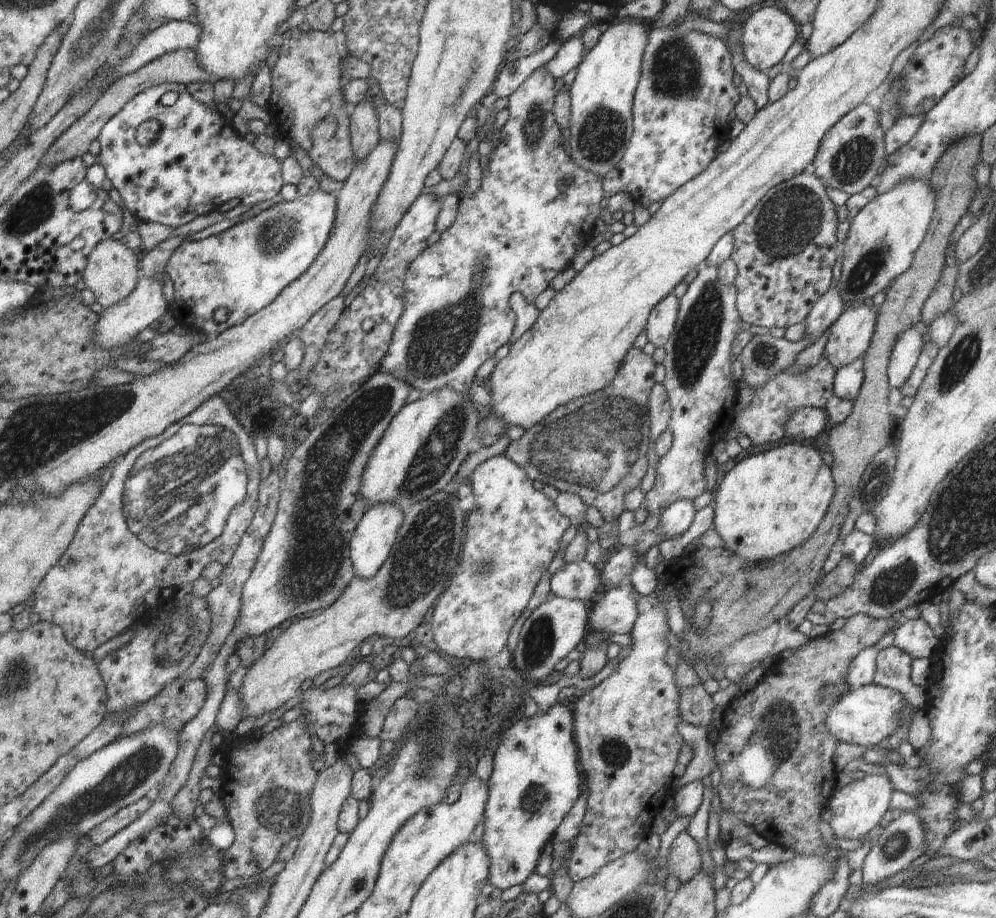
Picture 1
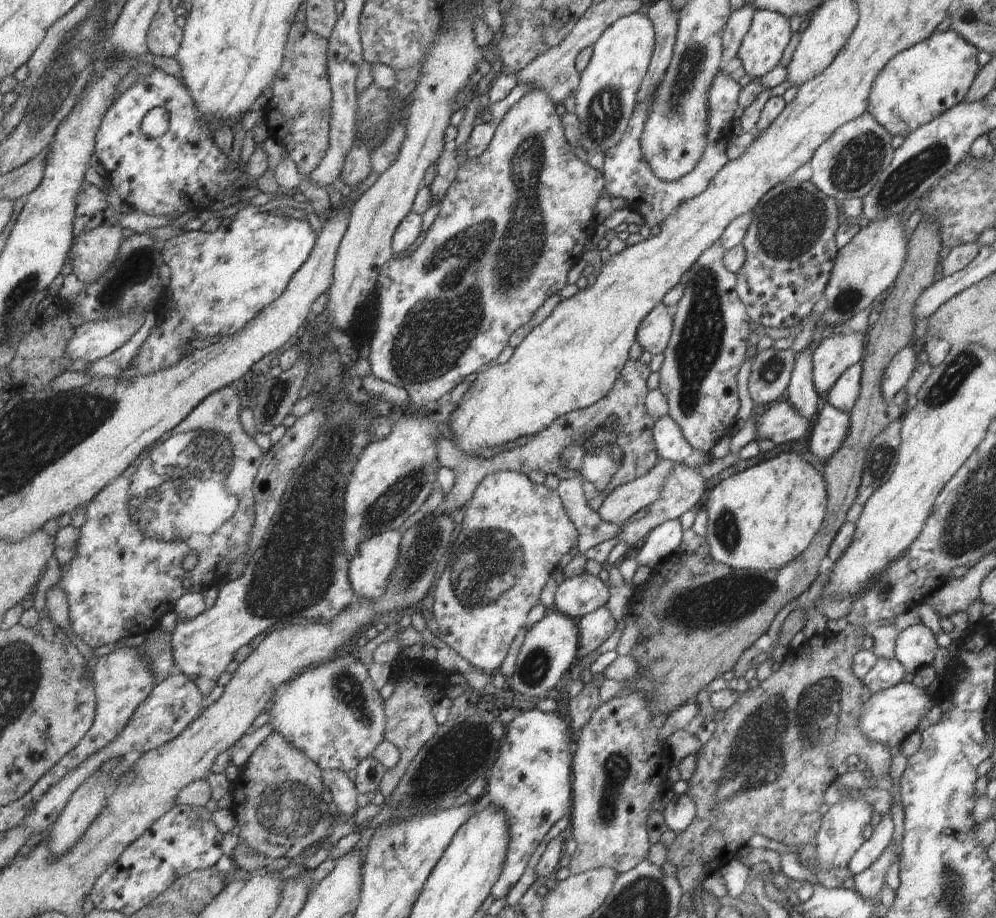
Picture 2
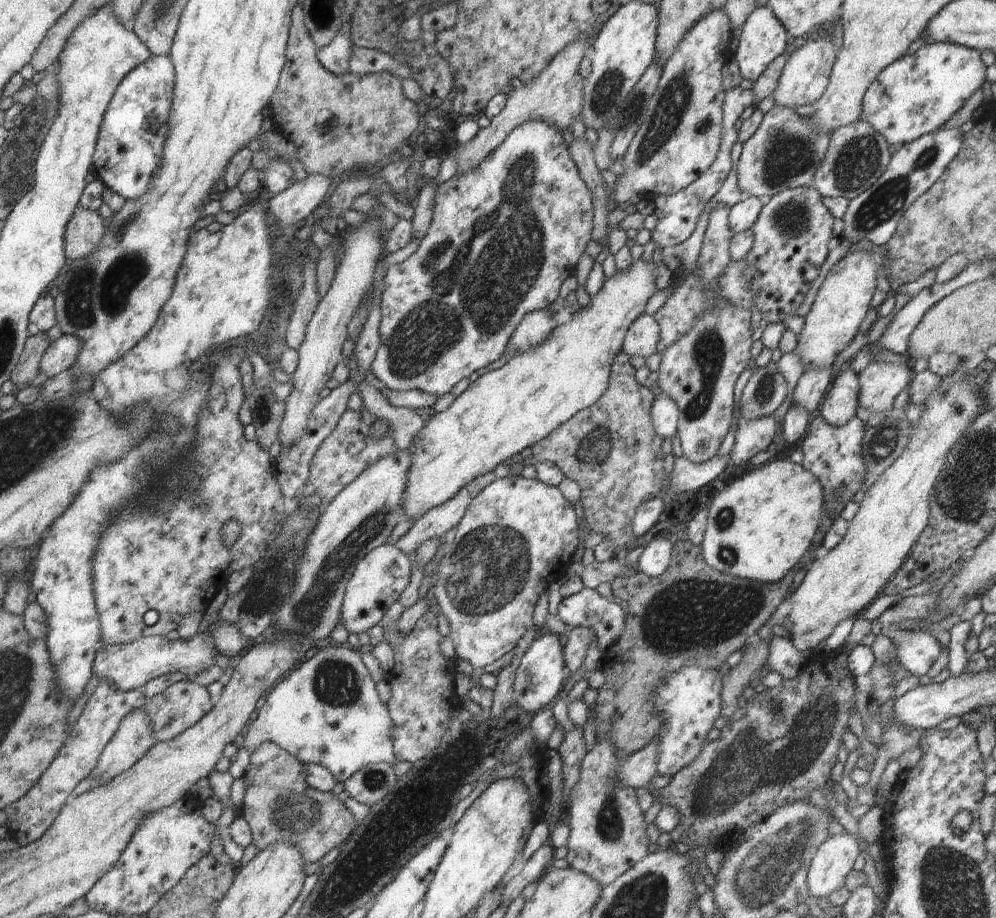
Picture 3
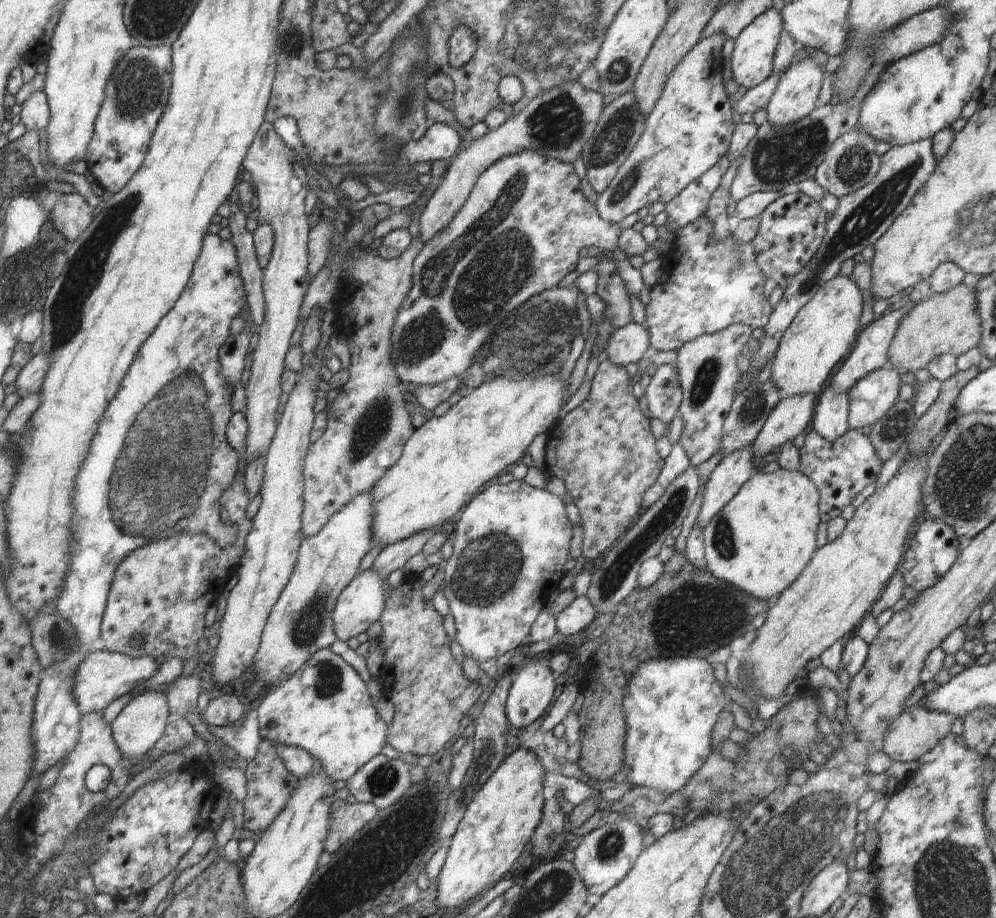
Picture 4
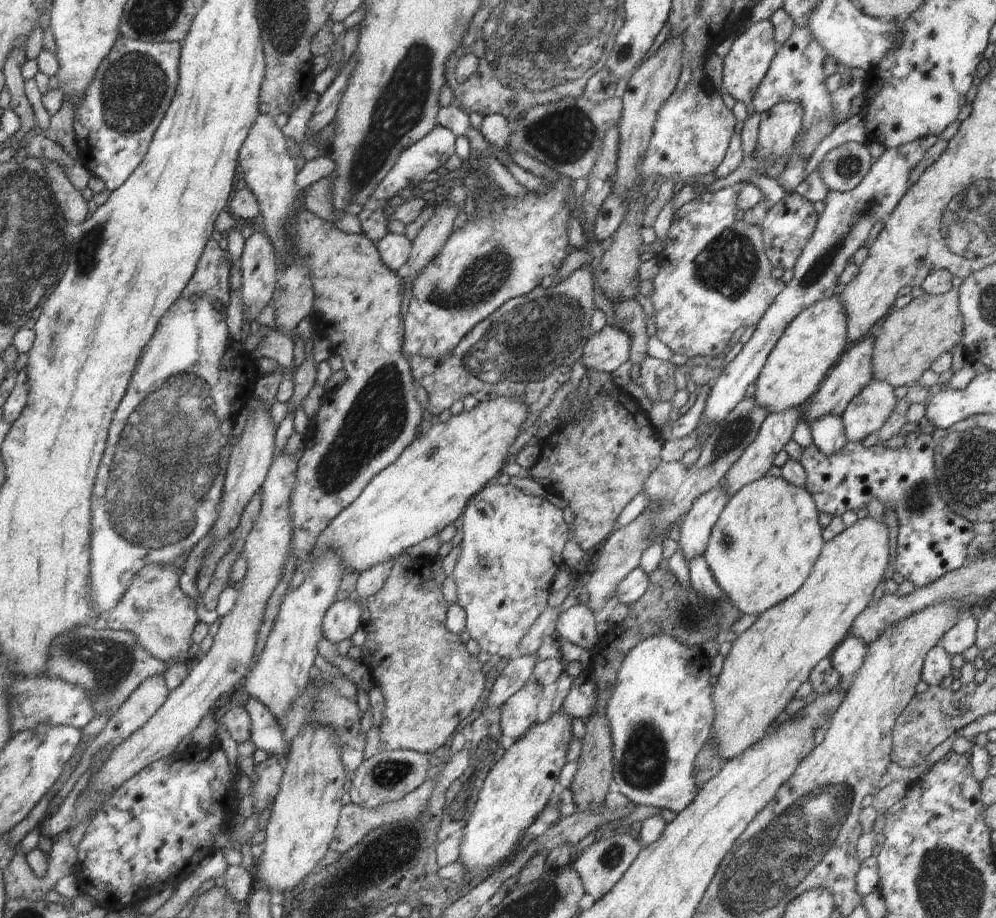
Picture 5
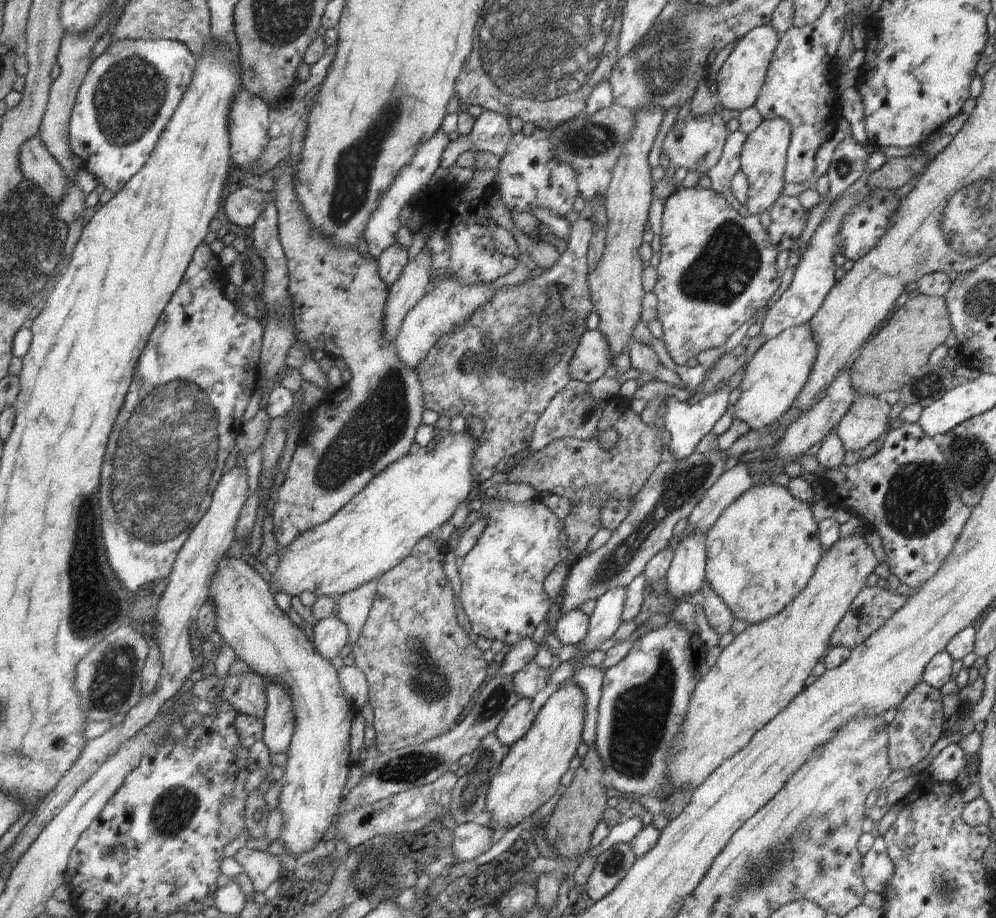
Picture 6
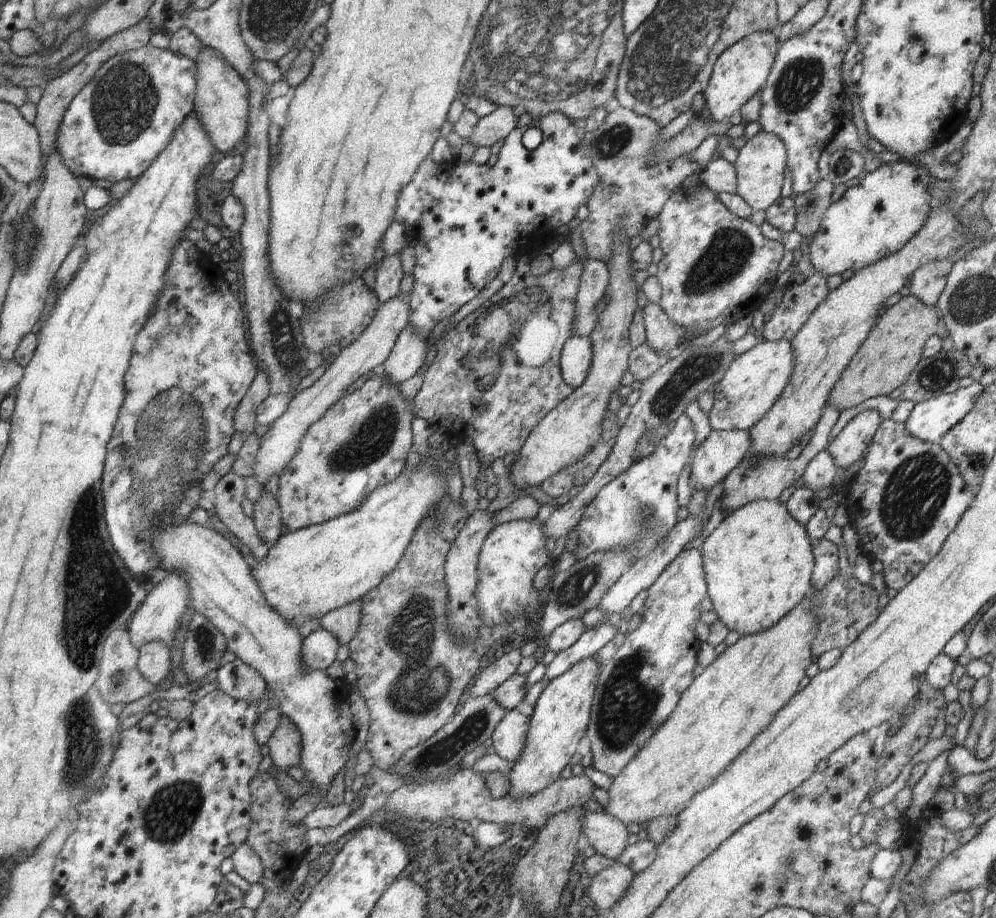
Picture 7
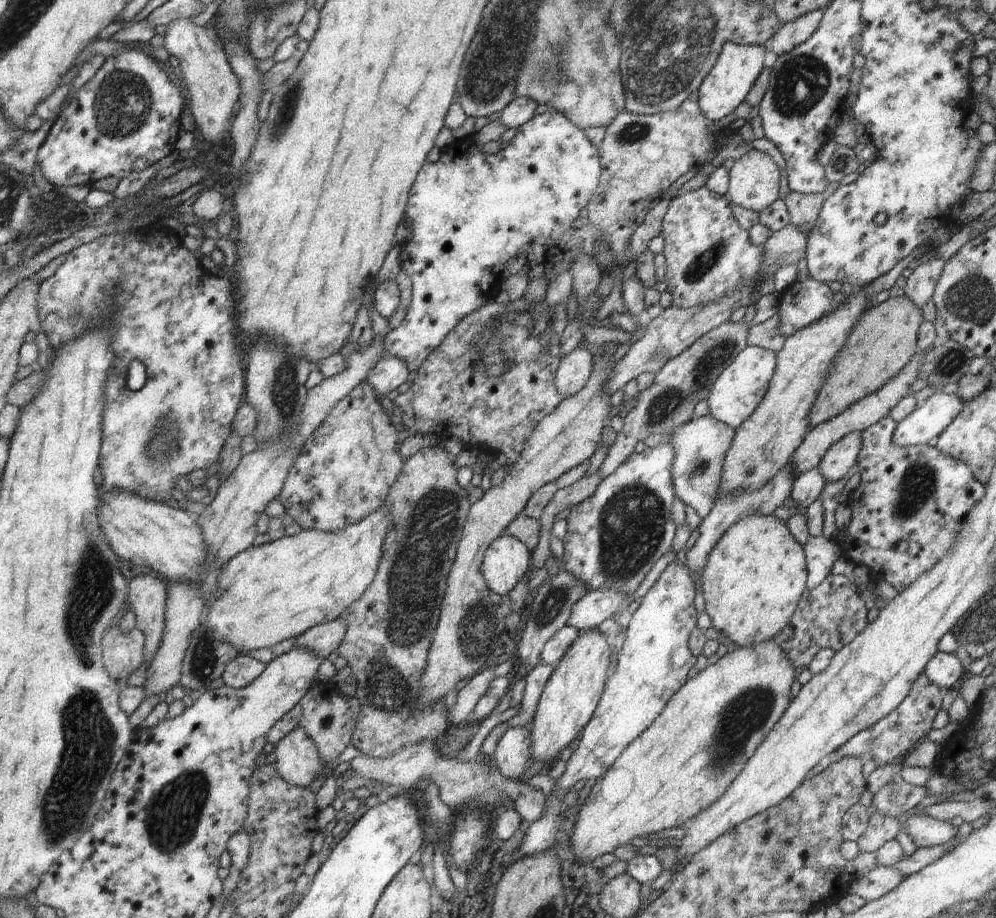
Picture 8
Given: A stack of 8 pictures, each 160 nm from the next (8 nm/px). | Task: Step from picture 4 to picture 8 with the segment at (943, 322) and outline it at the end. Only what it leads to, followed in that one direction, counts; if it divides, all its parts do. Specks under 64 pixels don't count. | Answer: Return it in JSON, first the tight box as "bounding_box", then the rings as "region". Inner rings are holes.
{"bounding_box":[807,295,924,428],"region":[[[904,295],[895,298],[890,297],[876,306],[868,307],[859,316],[855,327],[849,332],[844,346],[839,350],[839,354],[835,356],[835,363],[832,363],[827,370],[827,375],[823,380],[819,393],[808,411],[807,418],[810,428],[841,415],[861,398],[876,392],[887,380],[895,377],[918,352],[917,330],[922,321],[924,321],[922,310]]]}

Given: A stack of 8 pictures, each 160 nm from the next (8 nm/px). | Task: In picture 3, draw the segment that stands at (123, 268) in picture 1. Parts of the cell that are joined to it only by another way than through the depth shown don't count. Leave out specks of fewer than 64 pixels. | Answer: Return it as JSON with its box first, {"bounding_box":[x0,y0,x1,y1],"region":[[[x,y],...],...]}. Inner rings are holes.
{"bounding_box":[65,204,105,259],"region":[[[78,204],[65,228],[65,258],[82,259],[99,245],[105,228],[98,212]]]}

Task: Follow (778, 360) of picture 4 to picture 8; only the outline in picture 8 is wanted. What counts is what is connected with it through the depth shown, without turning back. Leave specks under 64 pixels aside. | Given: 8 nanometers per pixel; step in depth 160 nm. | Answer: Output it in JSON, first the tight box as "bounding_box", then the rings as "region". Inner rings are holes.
{"bounding_box":[707,347,777,430],"region":[[[746,347],[711,383],[707,400],[709,414],[736,430],[755,411],[768,390],[777,363],[777,353],[760,347]]]}

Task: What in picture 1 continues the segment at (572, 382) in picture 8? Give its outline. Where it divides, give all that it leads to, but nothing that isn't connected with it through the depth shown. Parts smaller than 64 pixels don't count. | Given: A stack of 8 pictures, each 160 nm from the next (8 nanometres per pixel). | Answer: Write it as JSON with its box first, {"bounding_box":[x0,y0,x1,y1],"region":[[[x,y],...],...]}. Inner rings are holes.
{"bounding_box":[645,293,679,348],"region":[[[670,293],[652,308],[645,329],[655,348],[663,347],[674,332],[679,306],[679,298]]]}

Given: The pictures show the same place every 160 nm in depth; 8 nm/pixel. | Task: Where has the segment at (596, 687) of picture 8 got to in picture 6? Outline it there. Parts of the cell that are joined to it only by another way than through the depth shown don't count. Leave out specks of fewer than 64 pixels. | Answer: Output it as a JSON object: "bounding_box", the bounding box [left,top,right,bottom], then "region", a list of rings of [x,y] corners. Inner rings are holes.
{"bounding_box":[486,680,586,841],"region":[[[572,680],[560,685],[554,694],[537,711],[532,728],[517,740],[500,763],[498,772],[491,778],[486,797],[487,812],[493,824],[490,828],[495,841],[511,827],[530,818],[559,789],[560,778],[568,772],[570,761],[576,756],[578,746],[583,742],[583,728],[586,716],[584,691]]]}

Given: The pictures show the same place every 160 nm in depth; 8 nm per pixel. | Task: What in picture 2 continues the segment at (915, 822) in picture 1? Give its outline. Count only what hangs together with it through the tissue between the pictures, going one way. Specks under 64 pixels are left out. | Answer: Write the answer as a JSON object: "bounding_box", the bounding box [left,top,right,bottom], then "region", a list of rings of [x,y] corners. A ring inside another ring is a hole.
{"bounding_box":[851,844,901,901],"region":[[[901,844],[896,850],[891,850],[887,847],[884,854],[875,863],[872,863],[870,868],[855,874],[853,878],[854,885],[851,889],[862,898],[876,901],[880,896],[880,889],[885,886],[885,877],[889,865],[893,862],[898,862],[900,857]]]}

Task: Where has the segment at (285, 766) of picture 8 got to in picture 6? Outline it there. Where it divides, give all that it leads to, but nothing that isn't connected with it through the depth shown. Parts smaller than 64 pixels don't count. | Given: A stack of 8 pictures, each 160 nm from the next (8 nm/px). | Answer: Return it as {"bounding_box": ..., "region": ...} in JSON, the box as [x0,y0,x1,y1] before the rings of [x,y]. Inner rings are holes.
{"bounding_box":[262,679,295,753],"region":[[[267,679],[267,707],[263,718],[262,741],[271,753],[286,753],[293,737],[295,712],[292,699],[284,687]]]}

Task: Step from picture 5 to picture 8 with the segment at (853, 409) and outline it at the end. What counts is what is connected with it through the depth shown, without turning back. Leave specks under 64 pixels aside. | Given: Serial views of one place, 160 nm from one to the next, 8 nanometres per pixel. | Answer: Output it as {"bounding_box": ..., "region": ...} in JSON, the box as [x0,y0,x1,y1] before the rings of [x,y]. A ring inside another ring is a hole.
{"bounding_box":[817,432,861,482],"region":[[[853,432],[837,440],[821,458],[817,466],[826,482],[836,482],[848,474],[848,470],[856,464],[861,447],[859,432]]]}

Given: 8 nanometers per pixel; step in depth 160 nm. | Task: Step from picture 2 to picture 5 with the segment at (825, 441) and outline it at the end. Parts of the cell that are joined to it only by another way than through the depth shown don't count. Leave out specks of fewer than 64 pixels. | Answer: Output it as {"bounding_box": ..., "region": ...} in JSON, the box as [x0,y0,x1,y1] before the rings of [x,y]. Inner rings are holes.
{"bounding_box":[799,427,976,588],"region":[[[922,427],[905,436],[905,443],[901,448],[891,449],[876,444],[865,448],[862,442],[847,441],[846,446],[832,456],[826,456],[814,444],[803,449],[799,463],[807,474],[805,488],[815,500],[820,514],[832,514],[841,517],[844,512],[858,512],[875,498],[882,504],[892,504],[898,522],[897,560],[895,572],[902,574],[906,581],[913,582],[916,587],[922,588],[942,578],[948,572],[963,567],[968,563],[967,546],[976,538],[976,523],[967,521],[963,516],[953,513],[940,494],[935,475],[935,448],[929,430]]]}

